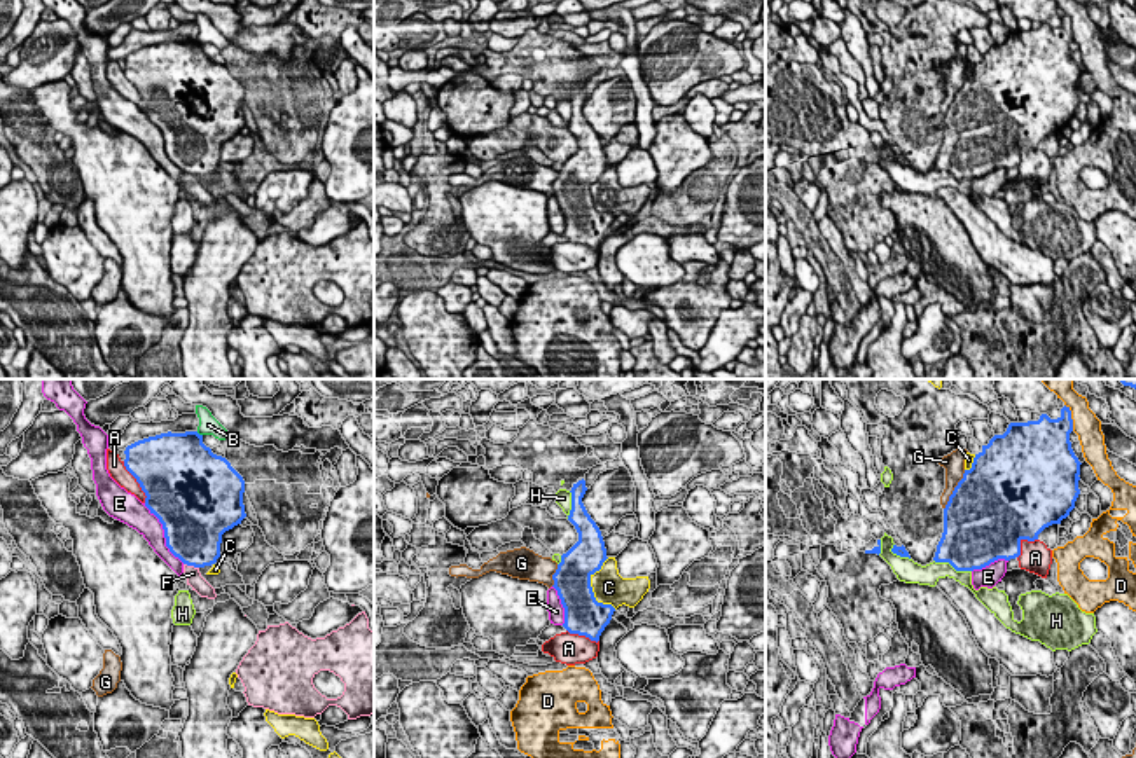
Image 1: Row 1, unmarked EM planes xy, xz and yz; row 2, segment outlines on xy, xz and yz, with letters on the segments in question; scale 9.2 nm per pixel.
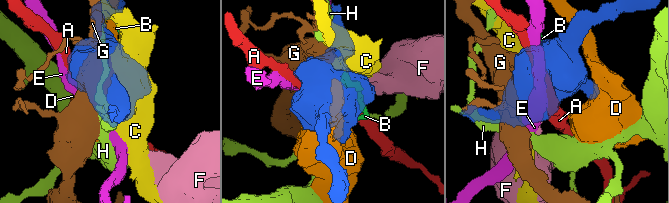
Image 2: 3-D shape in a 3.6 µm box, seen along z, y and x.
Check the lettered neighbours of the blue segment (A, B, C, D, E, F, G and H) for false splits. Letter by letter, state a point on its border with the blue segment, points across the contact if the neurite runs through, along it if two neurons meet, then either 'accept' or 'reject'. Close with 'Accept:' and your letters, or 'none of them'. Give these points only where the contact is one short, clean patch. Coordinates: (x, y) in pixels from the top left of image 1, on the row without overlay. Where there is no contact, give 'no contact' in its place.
A: meets blue in xy at (137, 89); reject
B: meets blue in xy at (198, 42); reject
C: meets blue in xz at (591, 198); reject
D: meets blue in yz at (1070, 27); reject
E: meets blue in xy at (165, 144); reject
F: meets blue in xy at (191, 173); border along xy (184, 172), (198, 177); reject
G: meets blue in yz at (955, 98); reject
H: meets blue in yz at (953, 175); reject
Accept: none of them

